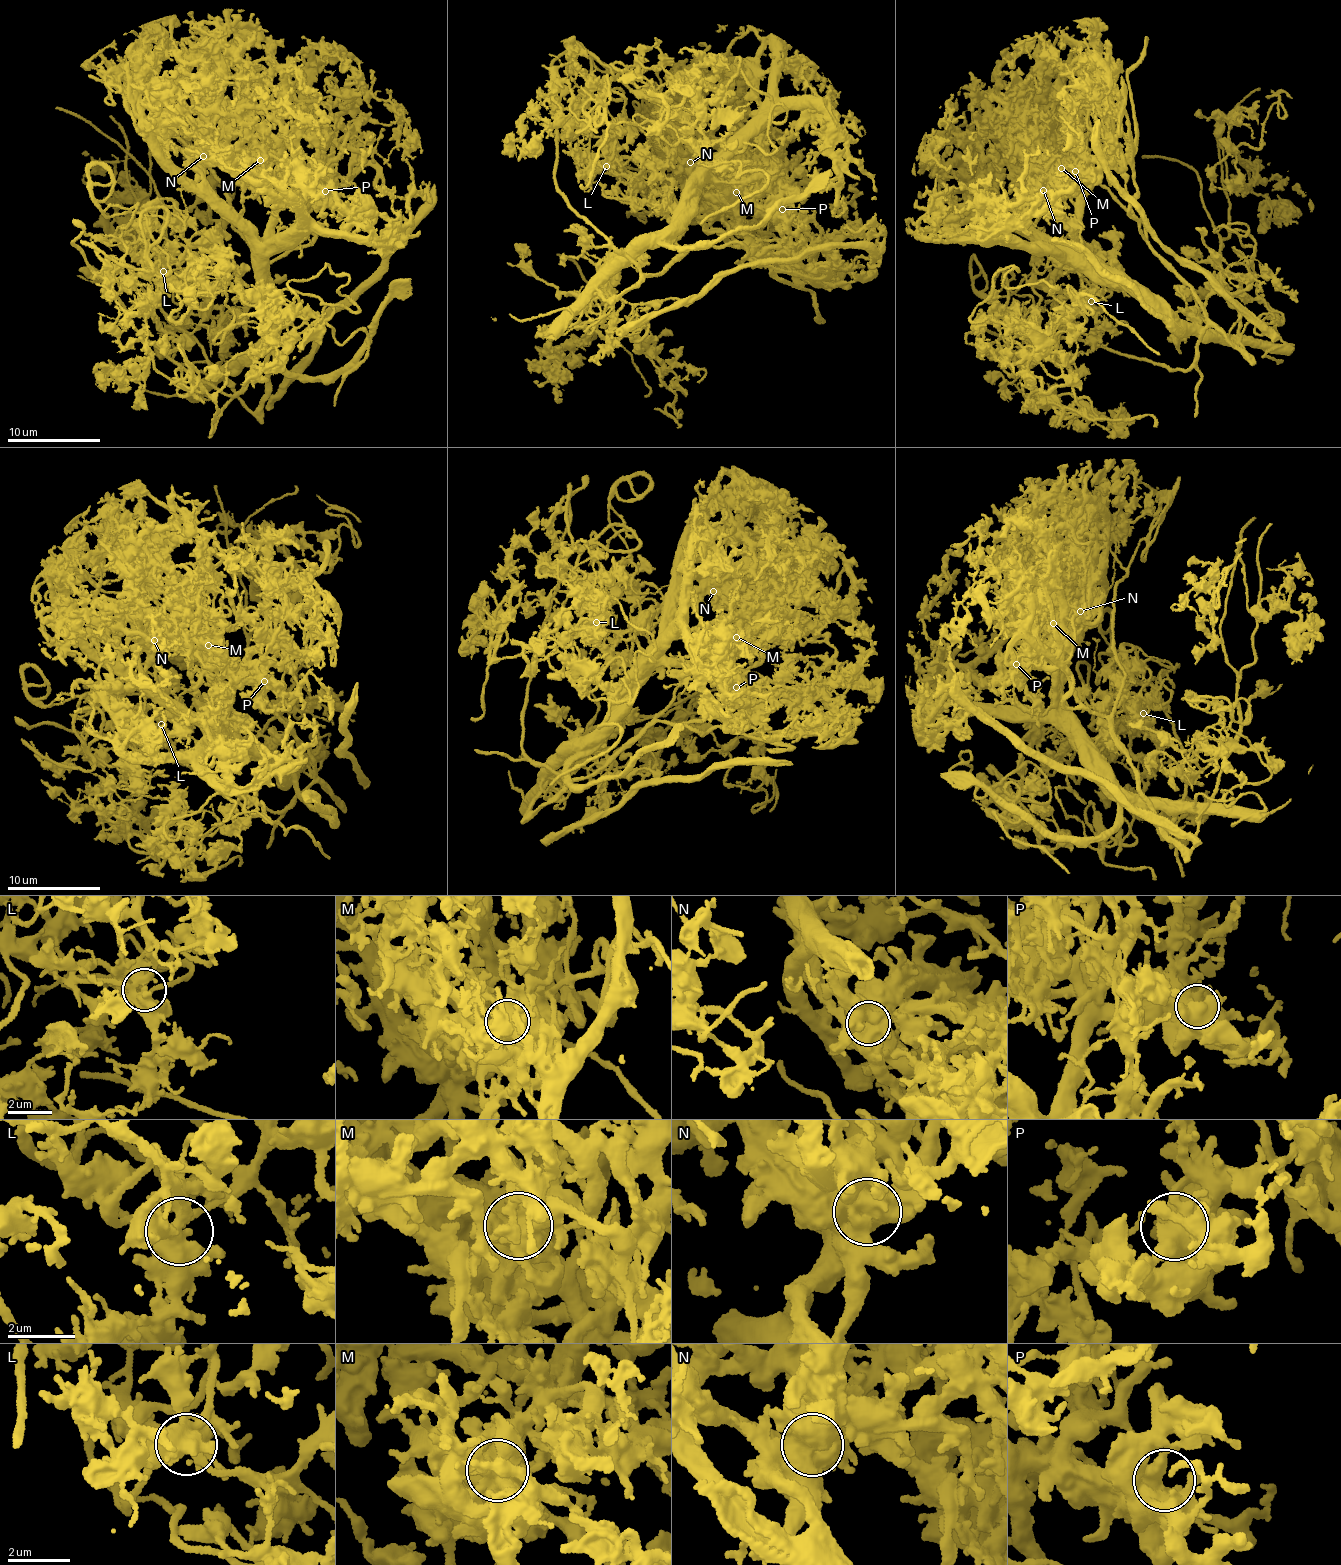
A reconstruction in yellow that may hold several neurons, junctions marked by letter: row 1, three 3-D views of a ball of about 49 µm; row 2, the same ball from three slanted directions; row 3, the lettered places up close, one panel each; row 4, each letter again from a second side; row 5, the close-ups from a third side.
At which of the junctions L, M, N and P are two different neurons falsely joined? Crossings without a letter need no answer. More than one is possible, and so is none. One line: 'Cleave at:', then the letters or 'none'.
Cleave at: M, N

